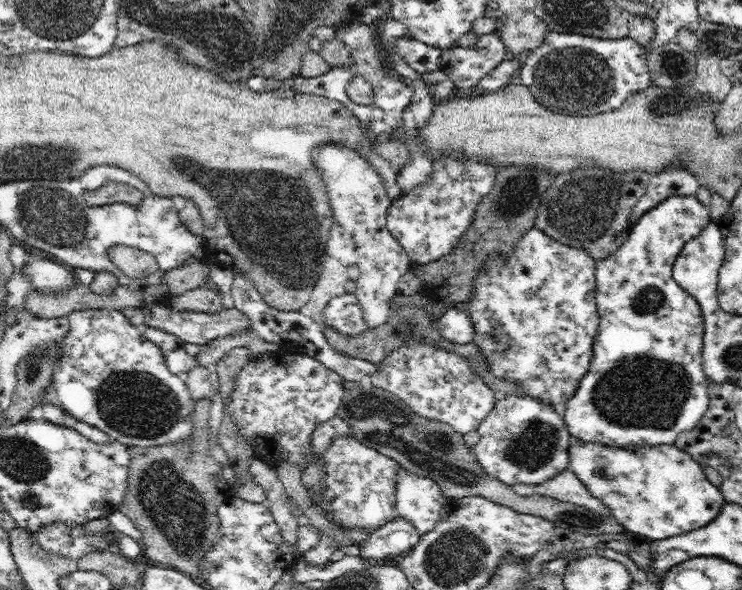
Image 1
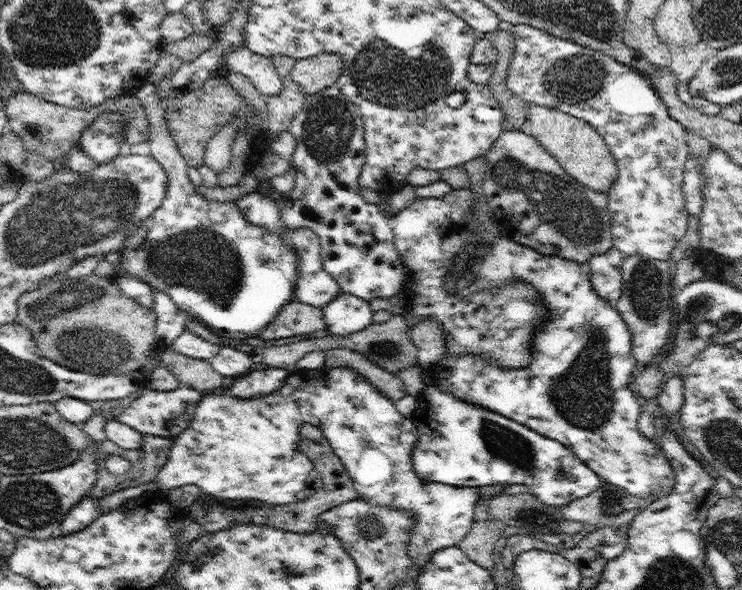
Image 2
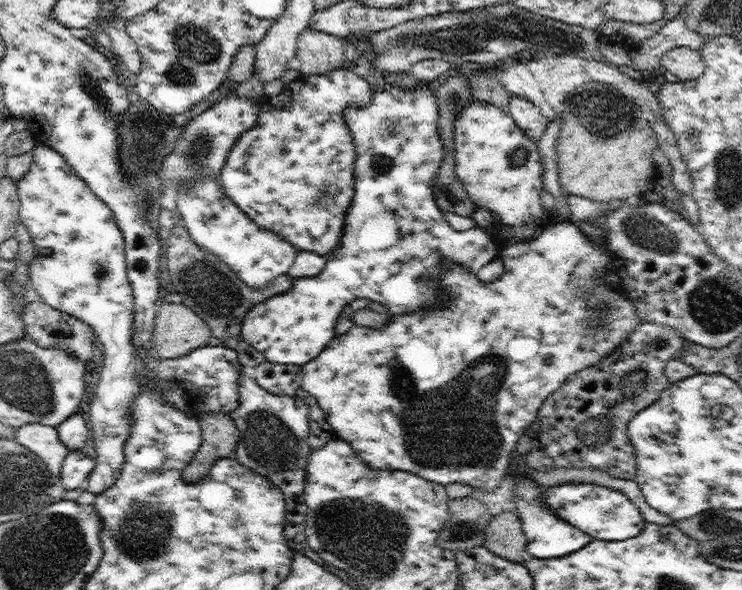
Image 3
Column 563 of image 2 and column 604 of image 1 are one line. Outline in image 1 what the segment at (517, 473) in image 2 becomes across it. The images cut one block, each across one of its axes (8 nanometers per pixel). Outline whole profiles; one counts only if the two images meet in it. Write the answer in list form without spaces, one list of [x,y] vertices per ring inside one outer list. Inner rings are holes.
[[[572,437],[569,446],[569,469],[582,480],[588,492],[598,498],[598,500],[601,500],[601,503],[609,508],[611,515],[625,527],[626,531],[642,534],[651,540],[670,538],[676,535],[683,535],[690,531],[697,532],[720,512],[722,505],[725,503],[722,493],[723,489],[714,486],[710,480],[708,480],[702,468],[703,465],[696,462],[690,453],[670,445],[642,445],[635,449],[622,449],[620,447],[611,447],[596,442],[584,442],[576,437]]]

